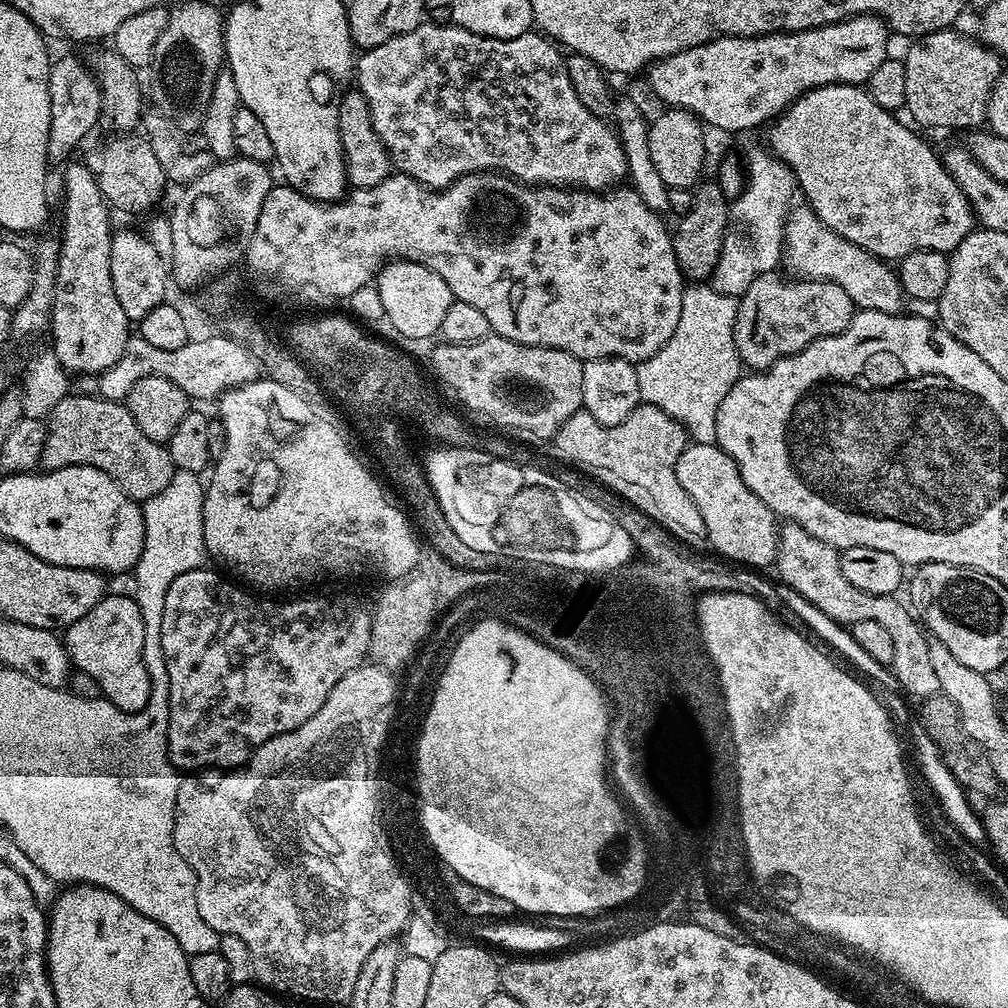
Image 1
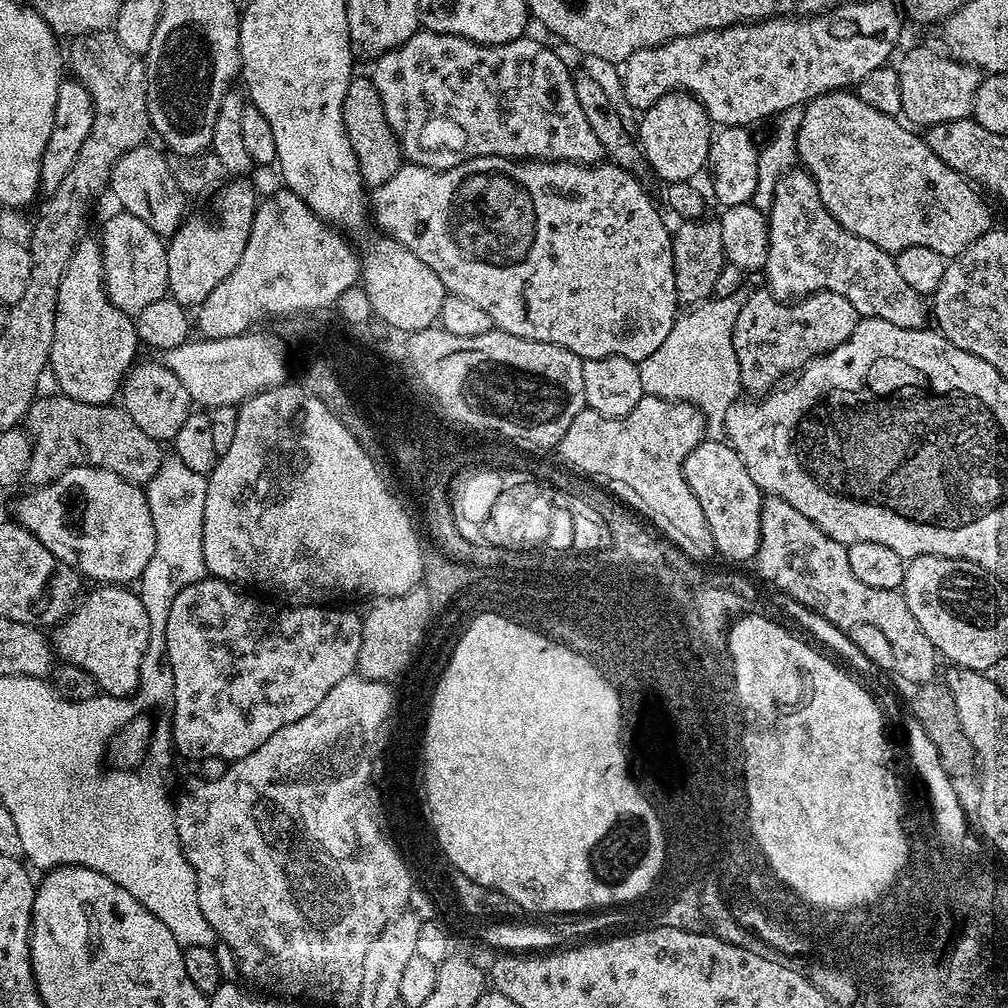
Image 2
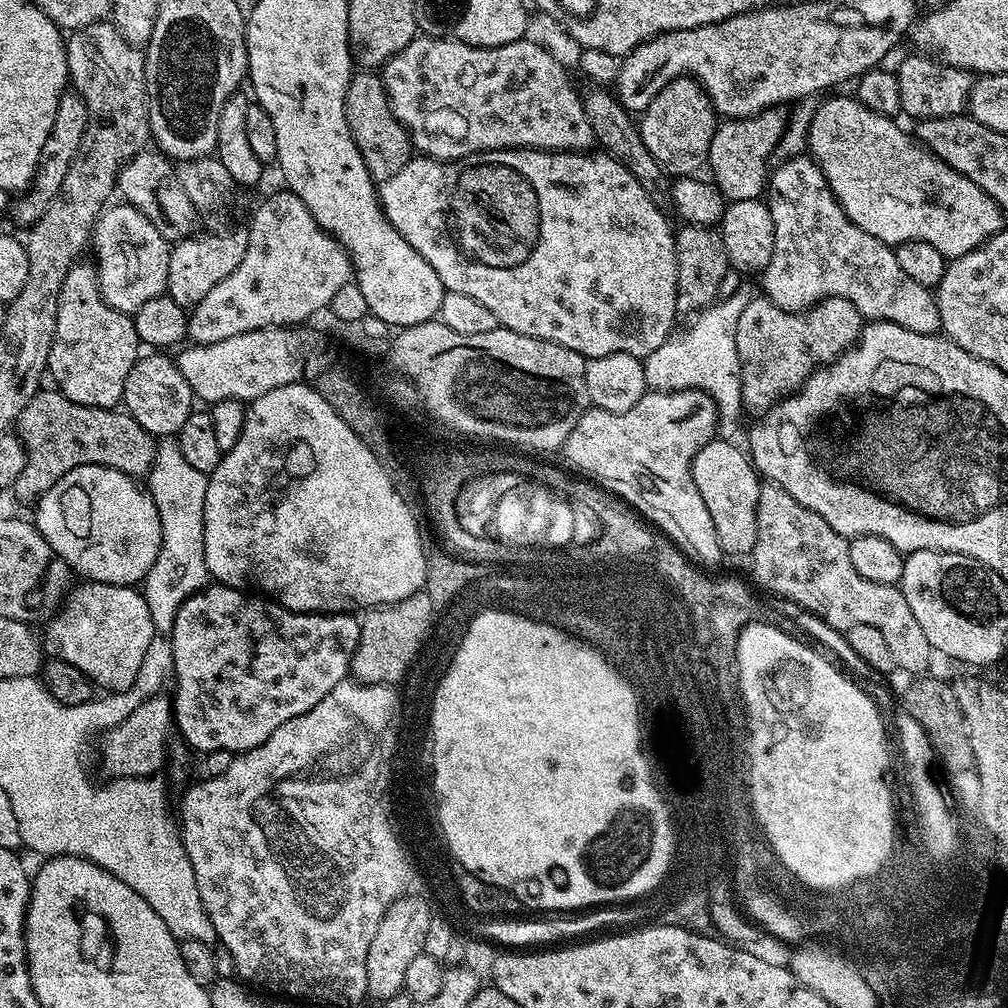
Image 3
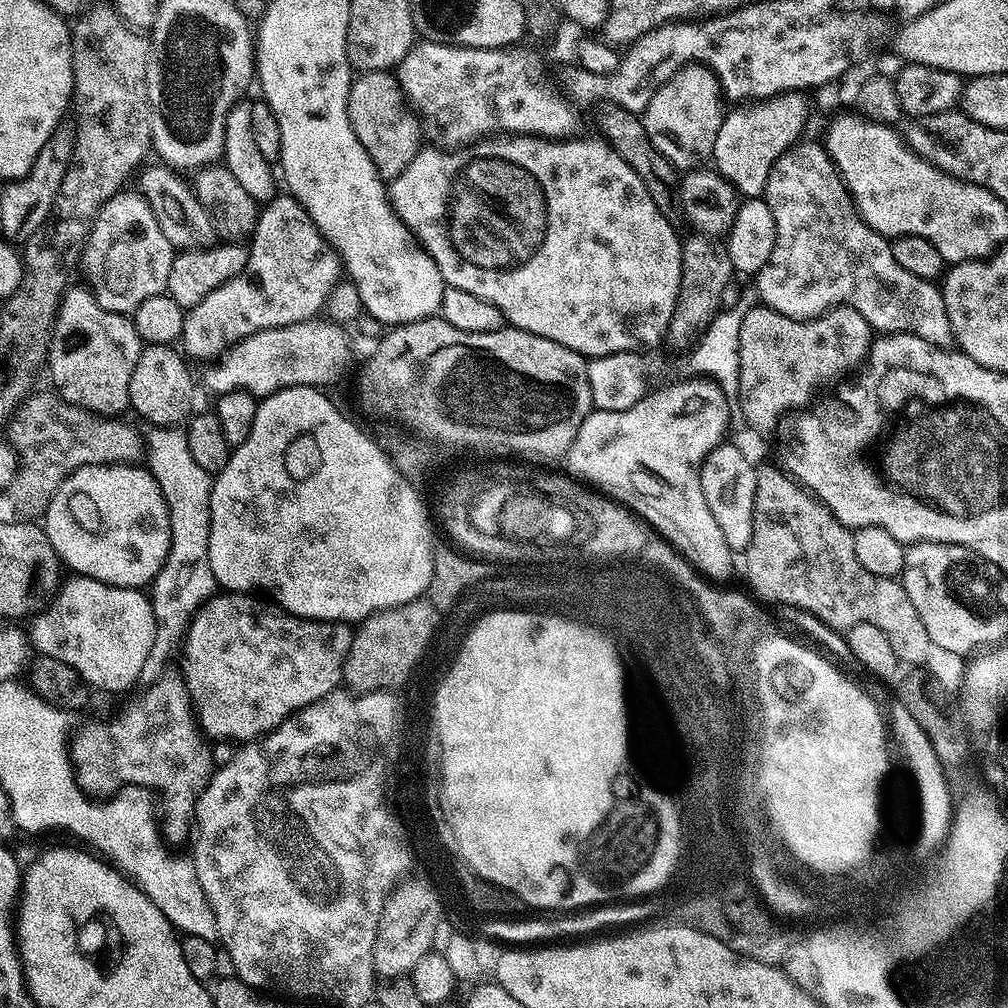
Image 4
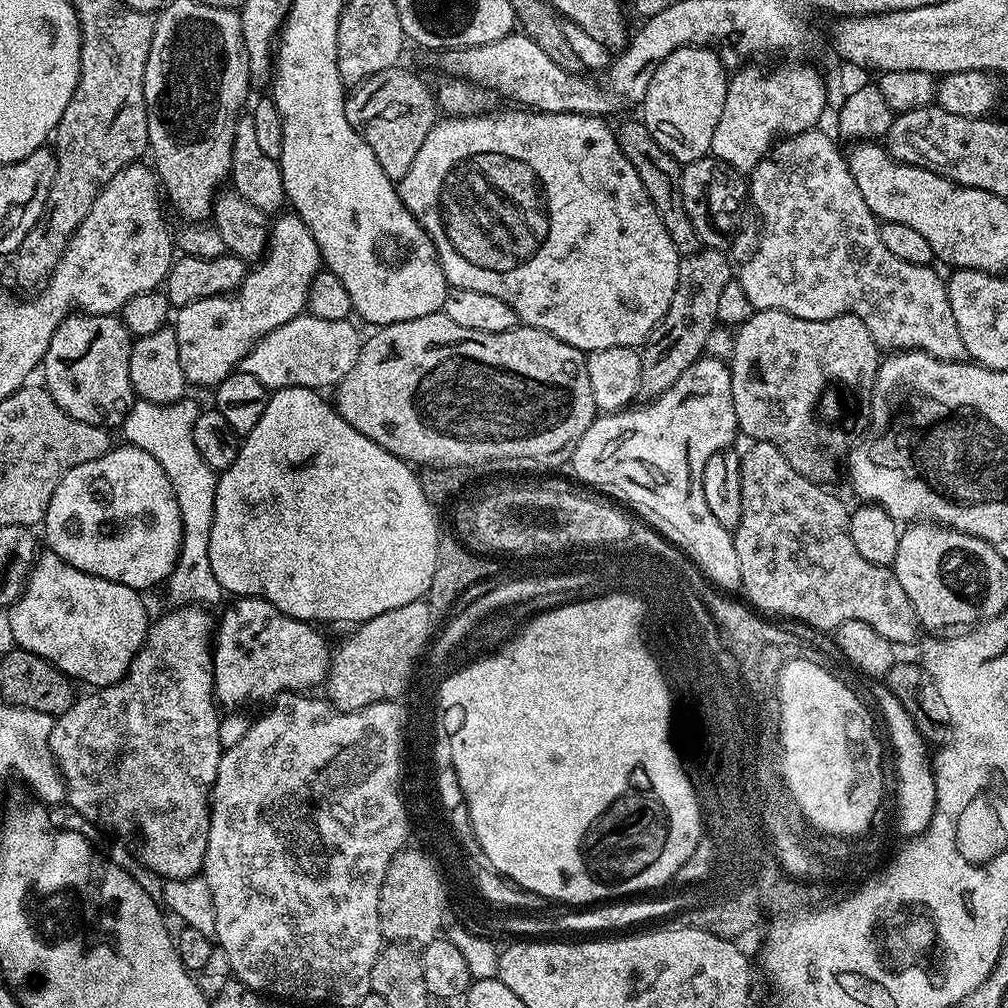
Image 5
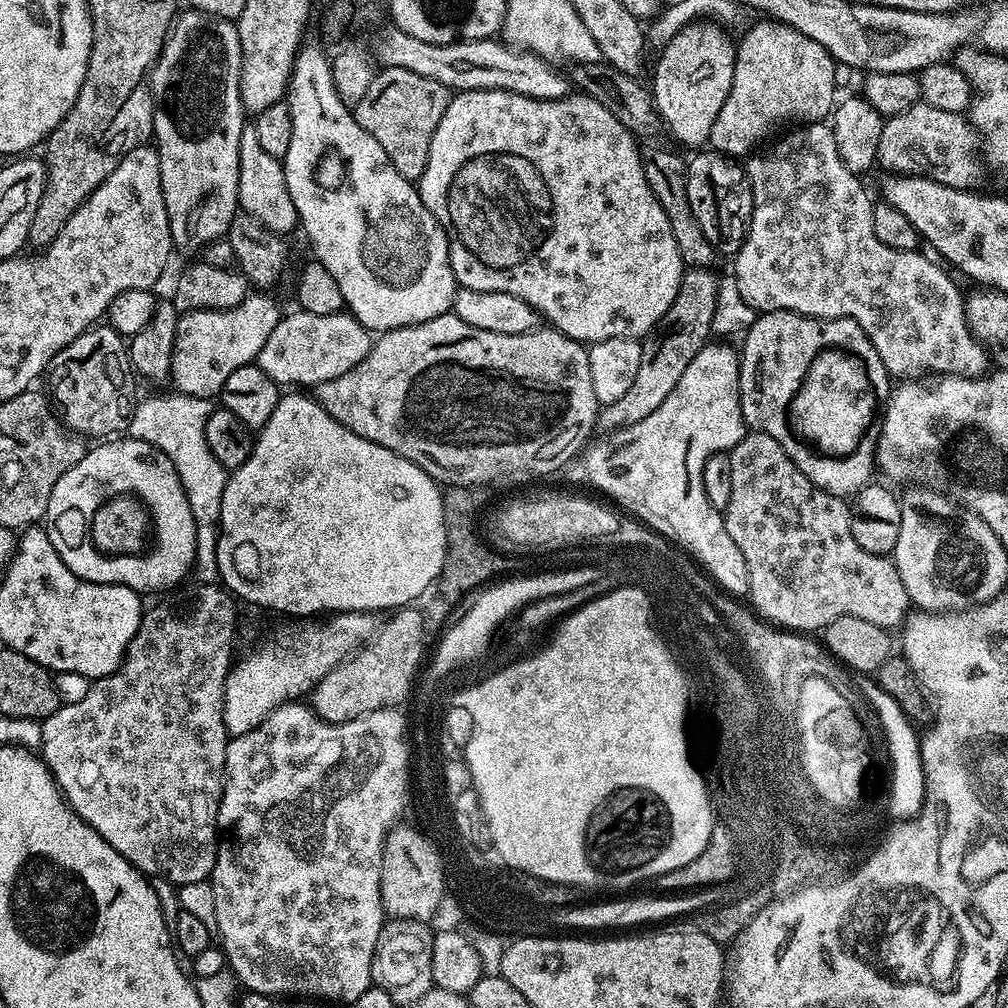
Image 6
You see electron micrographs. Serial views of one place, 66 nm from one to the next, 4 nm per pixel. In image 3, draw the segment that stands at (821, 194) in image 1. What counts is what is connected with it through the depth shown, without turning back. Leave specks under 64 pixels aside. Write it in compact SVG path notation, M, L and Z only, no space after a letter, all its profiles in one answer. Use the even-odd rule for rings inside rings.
M836 96L833 100L828 100L819 105L812 119L812 124L808 127L808 143L811 155L814 157L820 169L824 171L824 177L828 179L828 185L835 193L836 199L840 201L842 210L846 210L846 214L850 218L850 222L854 222L854 226L862 226L862 230L866 230L866 234L874 234L874 238L878 238L881 242L889 246L901 244L904 240L917 240L918 242L930 242L930 246L934 246L934 250L938 250L946 258L955 258L962 254L970 254L976 248L987 243L992 236L997 236L1005 227L1005 213L994 202L994 198L990 198L990 194L986 194L986 190L982 190L974 182L970 182L970 178L966 178L962 173L956 172L950 165L945 164L943 160L932 156L928 152L923 152L902 129L895 123L895 119L886 116L877 116L876 113L870 112L865 104L859 100L848 96Z

